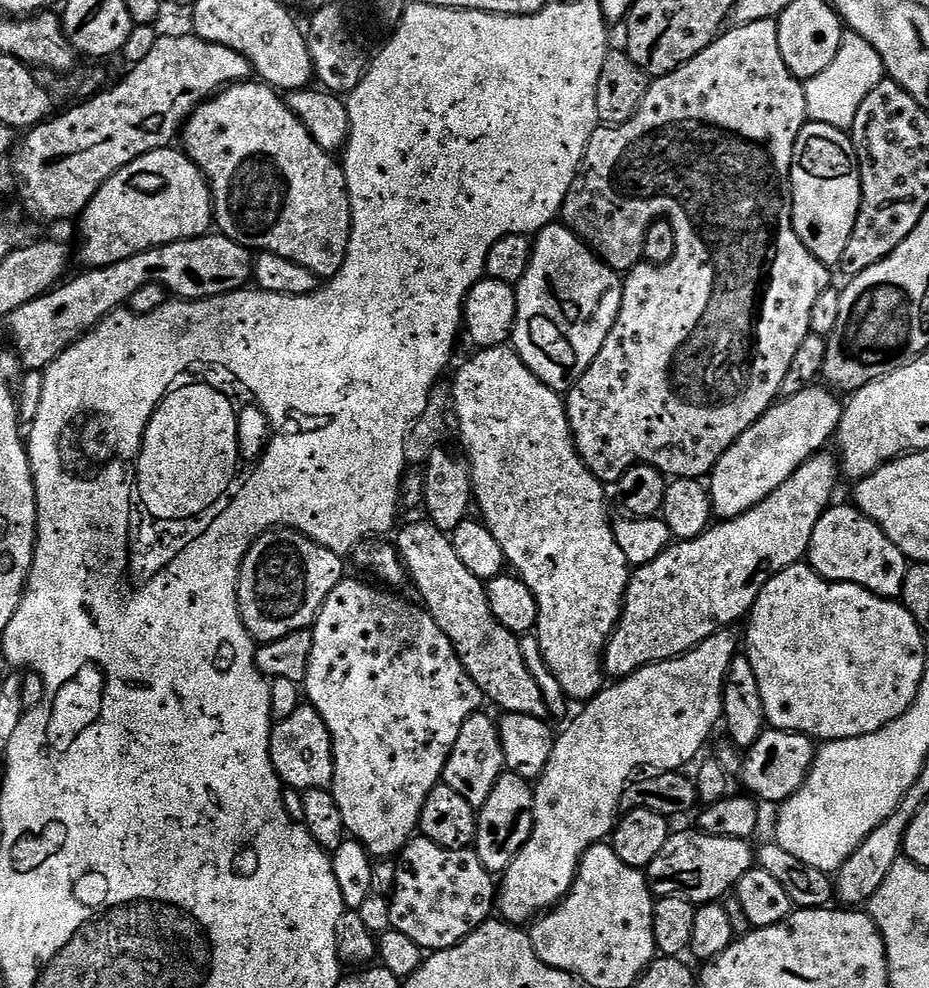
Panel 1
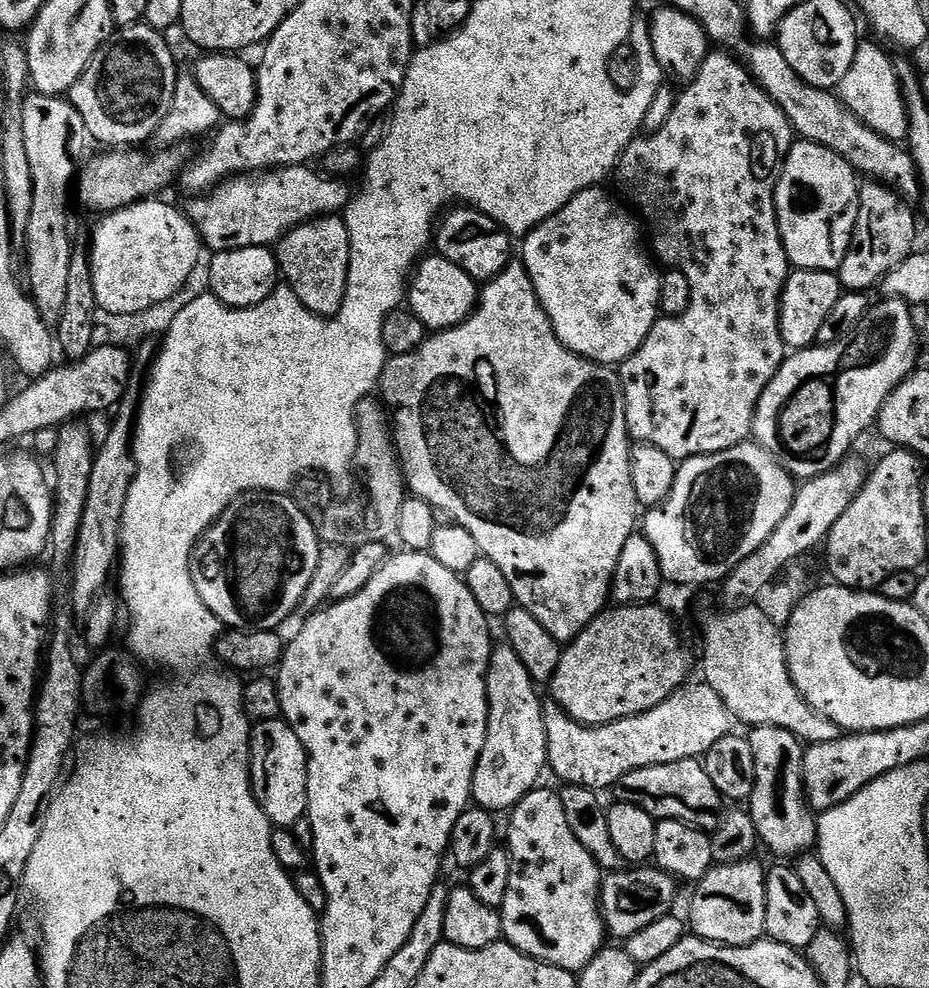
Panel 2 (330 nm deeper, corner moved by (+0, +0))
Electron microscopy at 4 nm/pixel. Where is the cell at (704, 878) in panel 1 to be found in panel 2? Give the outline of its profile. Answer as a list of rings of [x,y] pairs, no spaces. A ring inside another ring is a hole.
[[[632,866],[625,870],[612,870],[603,877],[600,885],[600,913],[604,915],[604,926],[609,937],[617,936],[620,942],[628,940],[638,930],[658,922],[658,918],[669,915],[676,904],[677,877],[655,866]]]

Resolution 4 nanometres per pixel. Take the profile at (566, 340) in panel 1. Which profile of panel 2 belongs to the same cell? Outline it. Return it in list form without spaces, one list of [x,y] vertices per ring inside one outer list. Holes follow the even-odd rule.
[[[600,186],[582,190],[582,194],[578,194],[570,202],[566,202],[566,206],[562,206],[562,210],[558,210],[558,214],[554,214],[549,220],[542,222],[538,227],[533,228],[532,231],[529,232],[527,236],[523,237],[522,240],[522,244],[524,244],[524,257],[522,257],[522,263],[524,269],[528,272],[528,277],[534,282],[534,290],[538,294],[540,304],[546,310],[546,314],[554,326],[556,337],[563,342],[564,347],[570,349],[574,354],[584,356],[588,360],[593,360],[596,364],[619,366],[623,364],[625,360],[631,358],[632,355],[635,354],[635,352],[637,352],[646,341],[648,341],[650,330],[656,324],[658,317],[661,315],[661,273],[659,271],[656,272],[657,265],[654,263],[653,257],[650,255],[649,249],[646,247],[645,233],[640,233],[640,226],[642,230],[641,221],[637,219],[631,211],[628,213],[627,210],[619,204],[621,201],[617,199],[611,191],[605,190],[605,192],[603,192],[604,190],[605,189]]]

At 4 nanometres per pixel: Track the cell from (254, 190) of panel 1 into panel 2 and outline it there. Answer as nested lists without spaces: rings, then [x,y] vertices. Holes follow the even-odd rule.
[[[339,215],[320,216],[297,224],[280,240],[275,249],[279,271],[286,279],[287,287],[316,316],[334,318],[342,310],[348,296],[348,271],[350,270],[350,250],[352,233]]]

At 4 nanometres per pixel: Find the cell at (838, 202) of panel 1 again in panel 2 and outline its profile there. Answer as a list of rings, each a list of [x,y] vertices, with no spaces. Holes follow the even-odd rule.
[[[797,139],[784,159],[780,180],[776,183],[776,220],[780,223],[780,237],[793,269],[809,268],[815,272],[836,272],[848,253],[852,231],[858,218],[860,184],[858,173],[834,150],[809,140]]]

